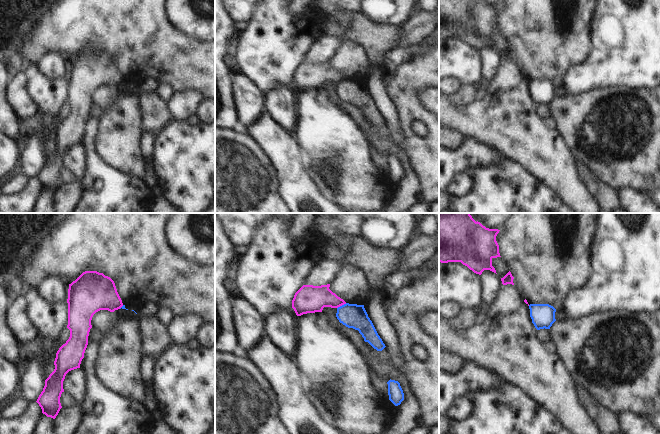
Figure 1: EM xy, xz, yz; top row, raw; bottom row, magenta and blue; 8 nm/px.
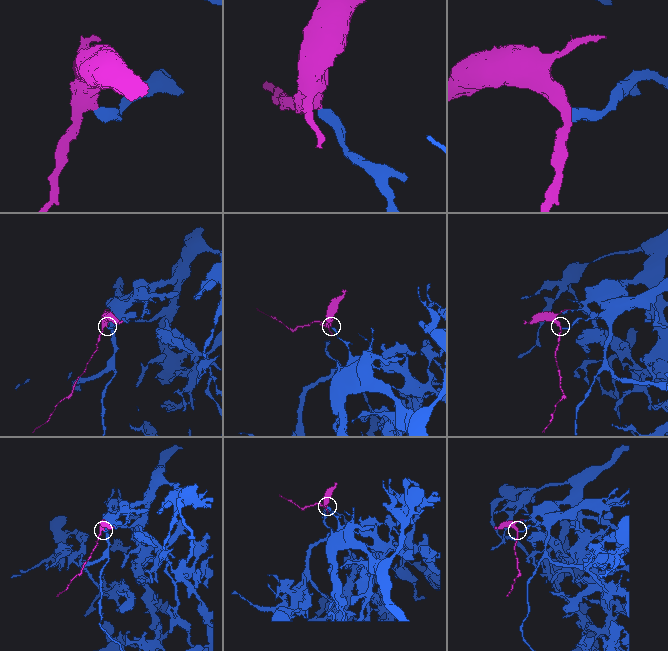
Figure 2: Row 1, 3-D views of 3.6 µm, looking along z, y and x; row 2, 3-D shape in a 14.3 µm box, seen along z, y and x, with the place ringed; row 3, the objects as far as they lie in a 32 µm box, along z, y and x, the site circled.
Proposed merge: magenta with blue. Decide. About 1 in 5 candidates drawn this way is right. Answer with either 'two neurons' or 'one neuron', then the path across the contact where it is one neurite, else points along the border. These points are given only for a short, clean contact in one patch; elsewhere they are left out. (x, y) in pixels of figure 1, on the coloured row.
two neurons; border along xz (346, 303), (337, 308)

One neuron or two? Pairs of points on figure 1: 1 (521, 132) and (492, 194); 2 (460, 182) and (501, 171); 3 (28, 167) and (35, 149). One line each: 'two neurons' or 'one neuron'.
1: two neurons
2: two neurons
3: one neuron

